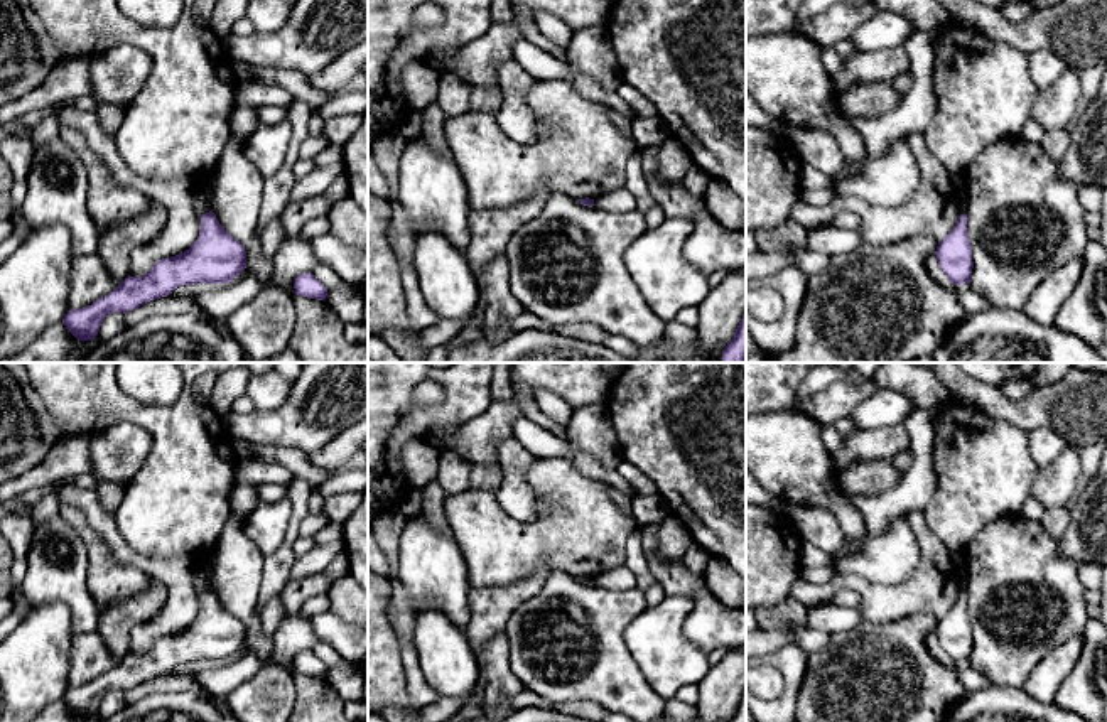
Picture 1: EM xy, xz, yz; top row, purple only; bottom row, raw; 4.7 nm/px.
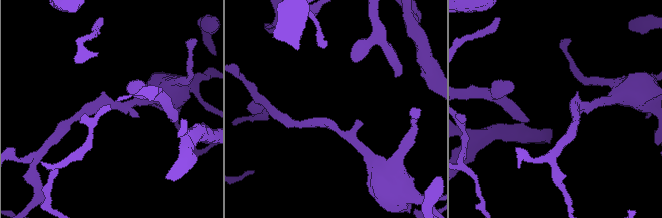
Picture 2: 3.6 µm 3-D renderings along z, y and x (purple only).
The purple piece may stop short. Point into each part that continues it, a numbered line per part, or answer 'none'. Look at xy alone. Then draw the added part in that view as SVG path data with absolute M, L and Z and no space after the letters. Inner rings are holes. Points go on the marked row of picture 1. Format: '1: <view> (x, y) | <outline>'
1: xy (201, 198) | M206 187L197 189L197 191L192 192L192 202L194 202L194 207L197 209L197 213L201 216L213 211L211 192Z

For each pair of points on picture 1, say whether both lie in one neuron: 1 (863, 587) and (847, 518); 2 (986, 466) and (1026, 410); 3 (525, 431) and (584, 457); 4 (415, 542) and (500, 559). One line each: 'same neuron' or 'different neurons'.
1: different neurons
2: different neurons
3: same neuron
4: different neurons

